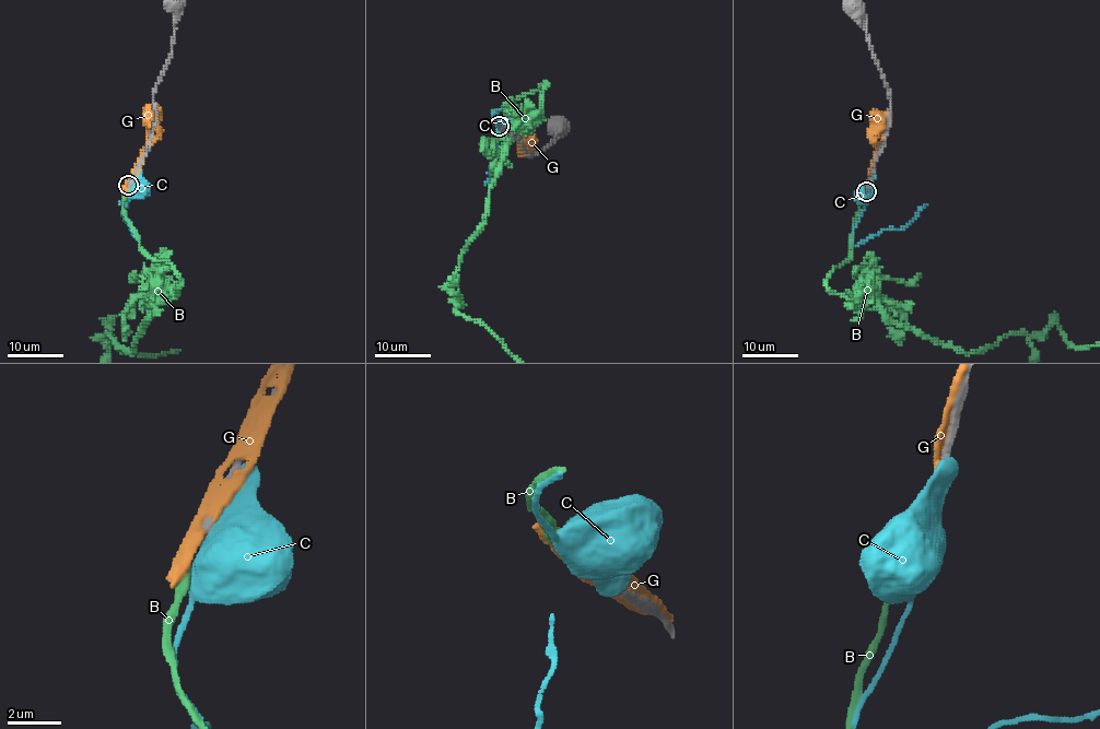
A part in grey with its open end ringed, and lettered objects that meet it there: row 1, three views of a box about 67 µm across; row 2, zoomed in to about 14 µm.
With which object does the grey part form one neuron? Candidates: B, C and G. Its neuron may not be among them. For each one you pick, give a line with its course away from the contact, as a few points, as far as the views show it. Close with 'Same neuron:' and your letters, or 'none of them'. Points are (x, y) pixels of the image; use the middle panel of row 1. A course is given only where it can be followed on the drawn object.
Same neuron: B

